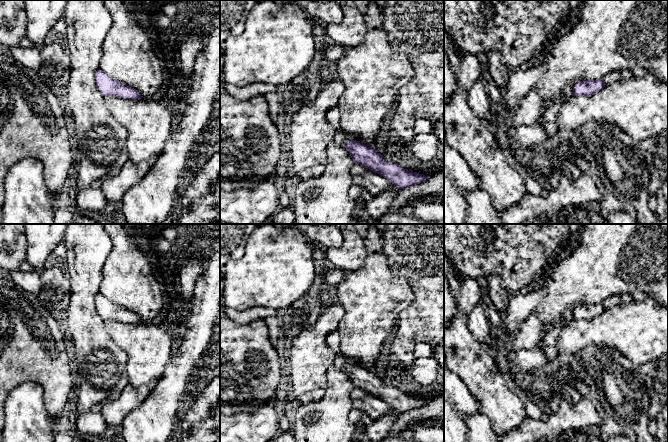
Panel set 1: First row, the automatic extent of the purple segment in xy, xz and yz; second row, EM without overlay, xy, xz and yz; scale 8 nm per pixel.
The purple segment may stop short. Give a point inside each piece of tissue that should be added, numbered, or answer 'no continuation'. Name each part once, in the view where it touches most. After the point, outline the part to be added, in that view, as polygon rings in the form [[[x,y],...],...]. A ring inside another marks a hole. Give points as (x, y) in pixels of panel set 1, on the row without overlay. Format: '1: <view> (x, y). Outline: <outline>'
no continuation

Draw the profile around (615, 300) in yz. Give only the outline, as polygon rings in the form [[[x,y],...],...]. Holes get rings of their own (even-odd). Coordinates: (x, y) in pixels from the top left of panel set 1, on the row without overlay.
[[[628,293],[613,295],[603,303],[605,309],[611,309],[615,306],[626,304],[632,300],[632,295]]]

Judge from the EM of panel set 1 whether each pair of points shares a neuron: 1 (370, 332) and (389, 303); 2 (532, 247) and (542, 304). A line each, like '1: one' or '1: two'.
1: one
2: two

